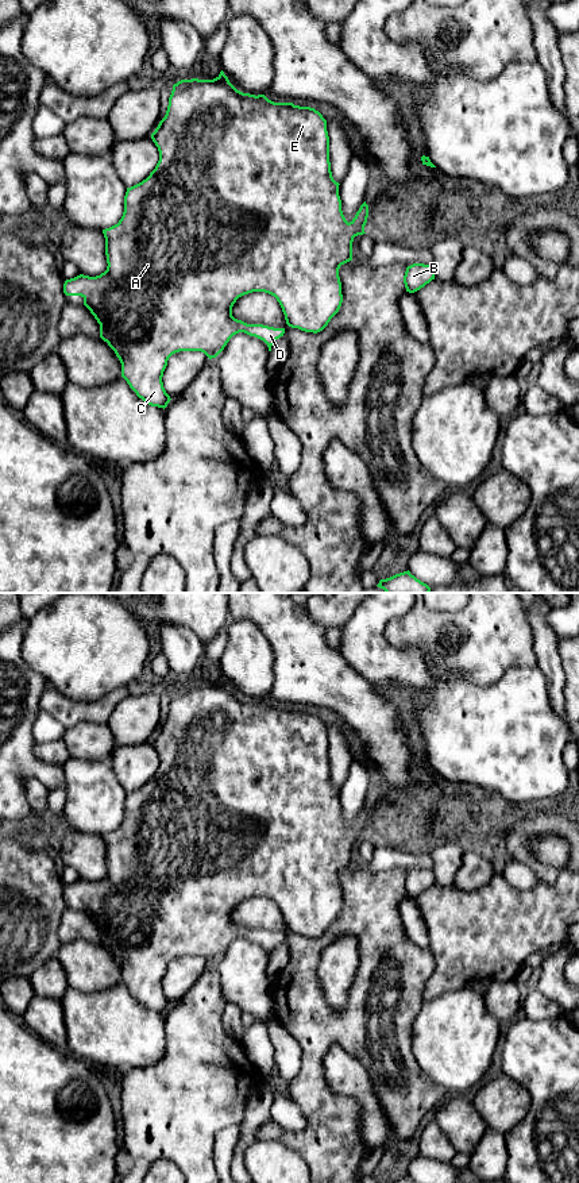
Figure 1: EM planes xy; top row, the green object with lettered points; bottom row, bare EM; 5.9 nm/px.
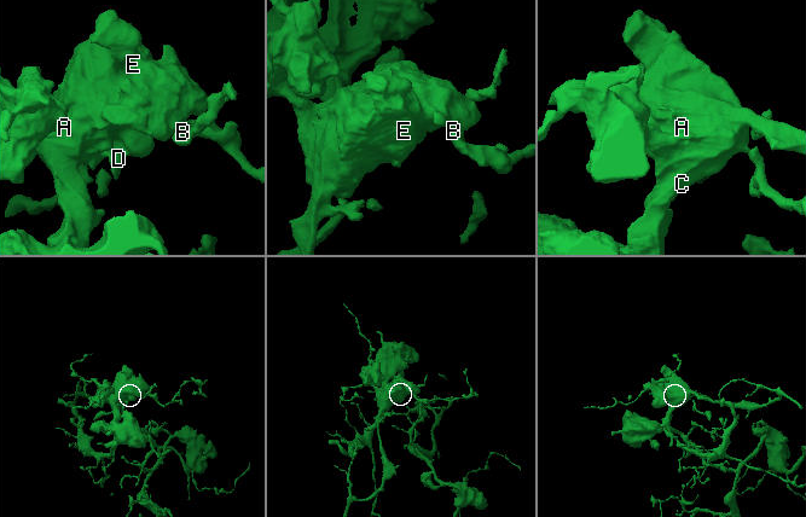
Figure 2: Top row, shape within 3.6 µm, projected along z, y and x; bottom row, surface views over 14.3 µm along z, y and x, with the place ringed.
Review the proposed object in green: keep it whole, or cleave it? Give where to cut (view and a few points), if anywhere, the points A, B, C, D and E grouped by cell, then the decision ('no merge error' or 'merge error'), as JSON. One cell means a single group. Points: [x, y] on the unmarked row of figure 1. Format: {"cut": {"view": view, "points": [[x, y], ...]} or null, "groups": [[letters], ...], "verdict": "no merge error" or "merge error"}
{"cut": null, "groups": [["A", "B", "C", "D", "E"]], "verdict": "no merge error"}

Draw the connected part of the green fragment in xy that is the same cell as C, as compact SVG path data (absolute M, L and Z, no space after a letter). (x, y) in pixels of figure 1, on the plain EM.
M221 675L213 685L181 685L173 690L165 722L159 727L151 744L158 752L159 766L150 781L142 787L127 793L124 801L124 817L117 829L103 835L105 843L107 875L96 882L80 879L66 885L63 898L66 901L81 901L84 910L90 916L100 929L100 943L108 948L121 968L121 982L130 993L146 1009L166 1013L170 1001L162 987L163 976L169 963L180 956L201 956L209 964L216 963L227 951L229 944L244 937L263 945L269 956L277 944L283 941L285 933L274 933L263 929L247 929L232 921L232 912L236 905L252 897L265 897L277 903L285 920L286 929L305 937L317 939L323 936L331 924L339 917L343 899L339 874L352 866L352 847L358 840L363 840L368 822L366 806L360 810L355 822L348 828L341 816L339 801L339 787L332 782L329 767L329 741L327 725L310 712L300 712L293 708L274 708L265 700L250 700L238 695Z

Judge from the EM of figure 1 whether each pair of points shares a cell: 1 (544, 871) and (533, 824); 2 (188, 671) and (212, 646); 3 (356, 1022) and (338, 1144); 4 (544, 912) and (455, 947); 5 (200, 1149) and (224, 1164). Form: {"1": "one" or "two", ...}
{"1": "one", "2": "two", "3": "one", "4": "one", "5": "two"}

